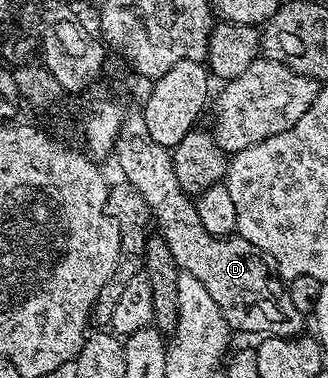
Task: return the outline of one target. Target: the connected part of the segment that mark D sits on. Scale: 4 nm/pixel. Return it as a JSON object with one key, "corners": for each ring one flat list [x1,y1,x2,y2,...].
{"corners":[[142,114,122,116,113,159,119,162,119,171,123,174,120,176,144,199,154,226,163,236,165,245,169,245,169,253,173,253,173,261,177,261,179,270,197,277,197,281,205,285,209,297,217,301,217,309,221,309,221,317,225,317,232,332,248,331,258,337,276,335,289,339,304,330,304,312,293,305,284,284,273,277,268,260,260,251,249,241,214,235,201,225,195,199,183,191,174,172,172,152,153,141]]}

